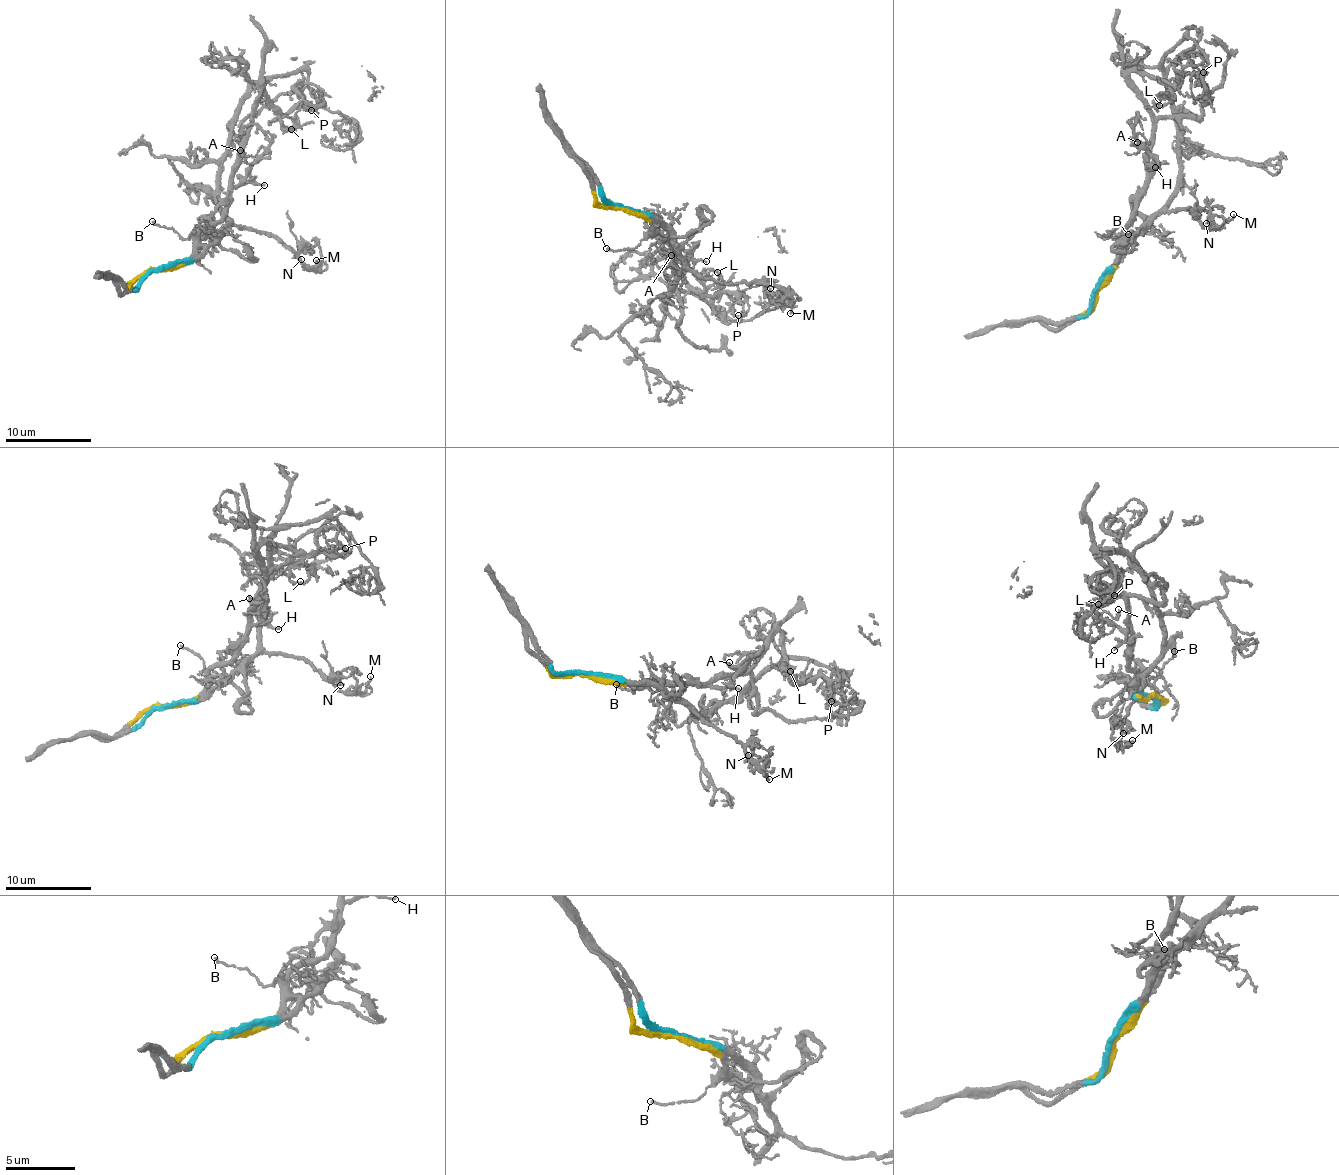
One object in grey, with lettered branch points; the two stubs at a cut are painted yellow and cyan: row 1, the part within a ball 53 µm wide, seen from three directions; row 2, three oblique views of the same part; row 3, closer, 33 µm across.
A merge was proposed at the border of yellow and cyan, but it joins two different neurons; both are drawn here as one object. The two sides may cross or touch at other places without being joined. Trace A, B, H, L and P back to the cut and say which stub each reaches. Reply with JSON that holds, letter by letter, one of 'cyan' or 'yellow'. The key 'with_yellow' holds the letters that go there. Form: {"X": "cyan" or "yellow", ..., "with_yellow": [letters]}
{"A": "yellow", "B": "yellow", "H": "yellow", "L": "yellow", "P": "yellow", "with_yellow": ["A", "B", "H", "L", "P"]}

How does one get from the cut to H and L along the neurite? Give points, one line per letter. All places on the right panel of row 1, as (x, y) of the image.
H: (1099, 288), (1120, 258), (1121, 241), (1135, 210), (1136, 195), (1157, 171), (1156, 166), (1153, 169), (1156, 167)
L: (1099, 288), (1120, 258), (1146, 187), (1153, 121), (1130, 75), (1141, 73), (1172, 91), (1156, 98), (1159, 104)

